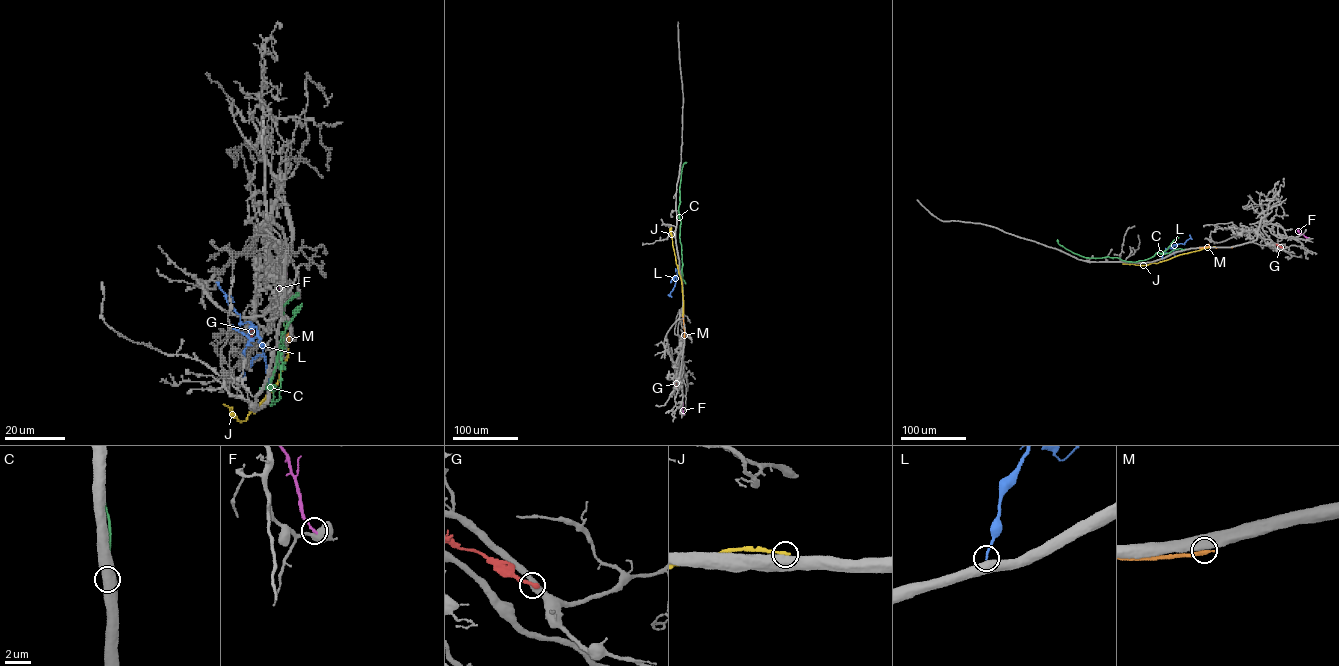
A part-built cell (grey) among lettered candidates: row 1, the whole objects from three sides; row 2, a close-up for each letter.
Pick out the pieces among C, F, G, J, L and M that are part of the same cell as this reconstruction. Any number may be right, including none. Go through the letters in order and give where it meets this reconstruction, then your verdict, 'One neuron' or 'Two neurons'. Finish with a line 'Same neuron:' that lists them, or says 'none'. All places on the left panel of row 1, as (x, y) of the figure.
C: Touches grey at (284, 347). Two neurons
F: Touches grey at (289, 297). Two neurons
G: Touches grey at (252, 340). Two neurons
J: Touches grey at (287, 336). Two neurons
L: Touches grey at (269, 388). One neuron
M: Touches grey at (292, 339). Two neurons
Same neuron: L

